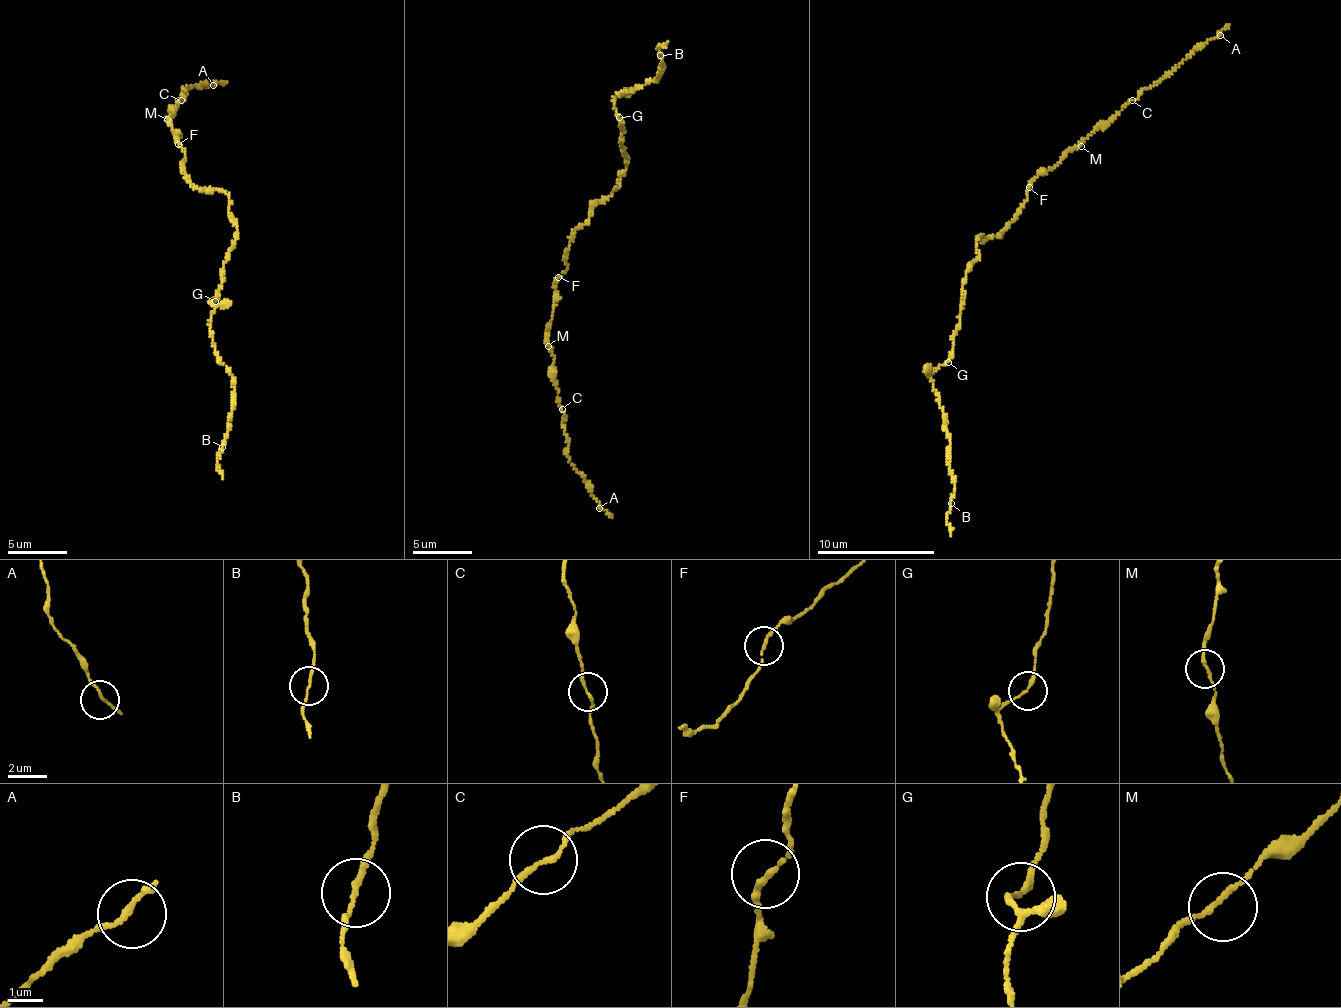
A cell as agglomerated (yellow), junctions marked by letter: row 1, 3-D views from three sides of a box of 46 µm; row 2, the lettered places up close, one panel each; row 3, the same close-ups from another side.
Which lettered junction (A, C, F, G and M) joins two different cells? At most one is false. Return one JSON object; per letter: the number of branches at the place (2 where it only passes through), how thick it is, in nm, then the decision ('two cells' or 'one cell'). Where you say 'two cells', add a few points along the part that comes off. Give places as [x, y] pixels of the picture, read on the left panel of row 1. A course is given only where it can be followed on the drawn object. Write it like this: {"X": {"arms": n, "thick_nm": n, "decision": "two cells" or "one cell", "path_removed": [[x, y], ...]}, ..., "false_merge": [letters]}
{"A": {"arms": 2, "thick_nm": 140, "decision": "one cell"}, "C": {"arms": 2, "thick_nm": 150, "decision": "one cell"}, "F": {"arms": 2, "thick_nm": 150, "decision": "one cell"}, "G": {"arms": 2, "thick_nm": 150, "decision": "one cell"}, "M": {"arms": 2, "thick_nm": 140, "decision": "one cell"}, "false_merge": []}

